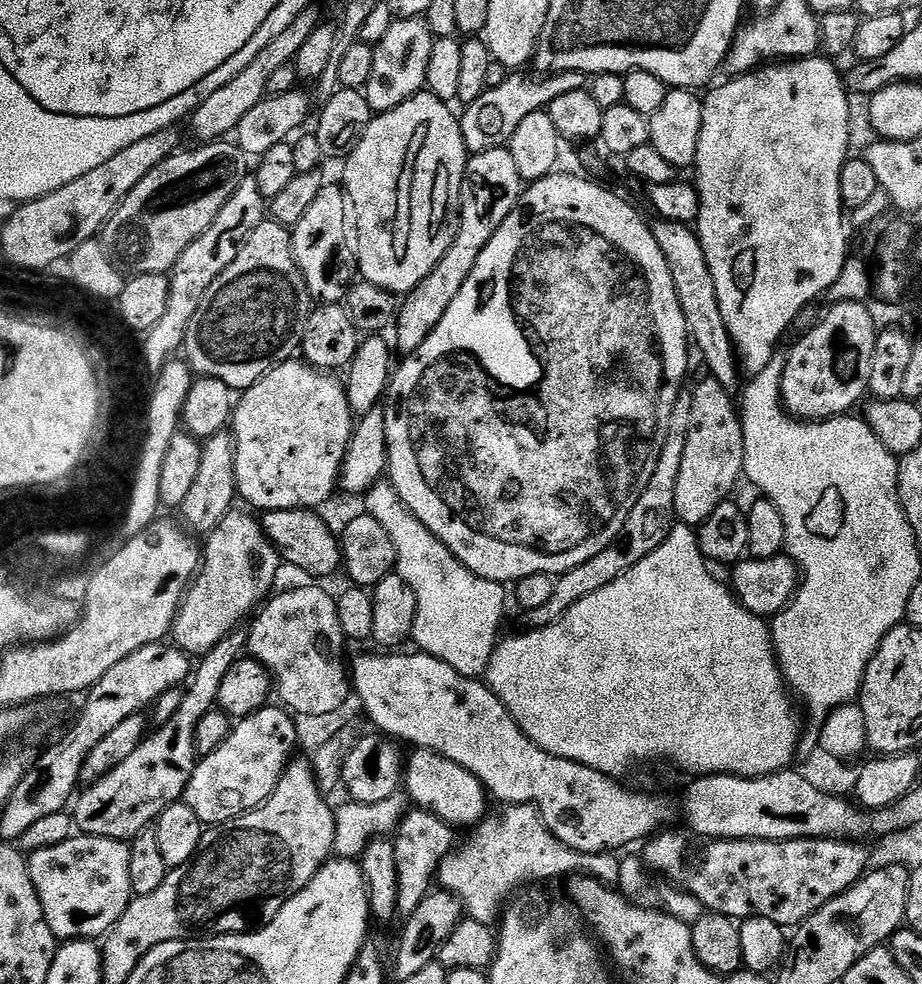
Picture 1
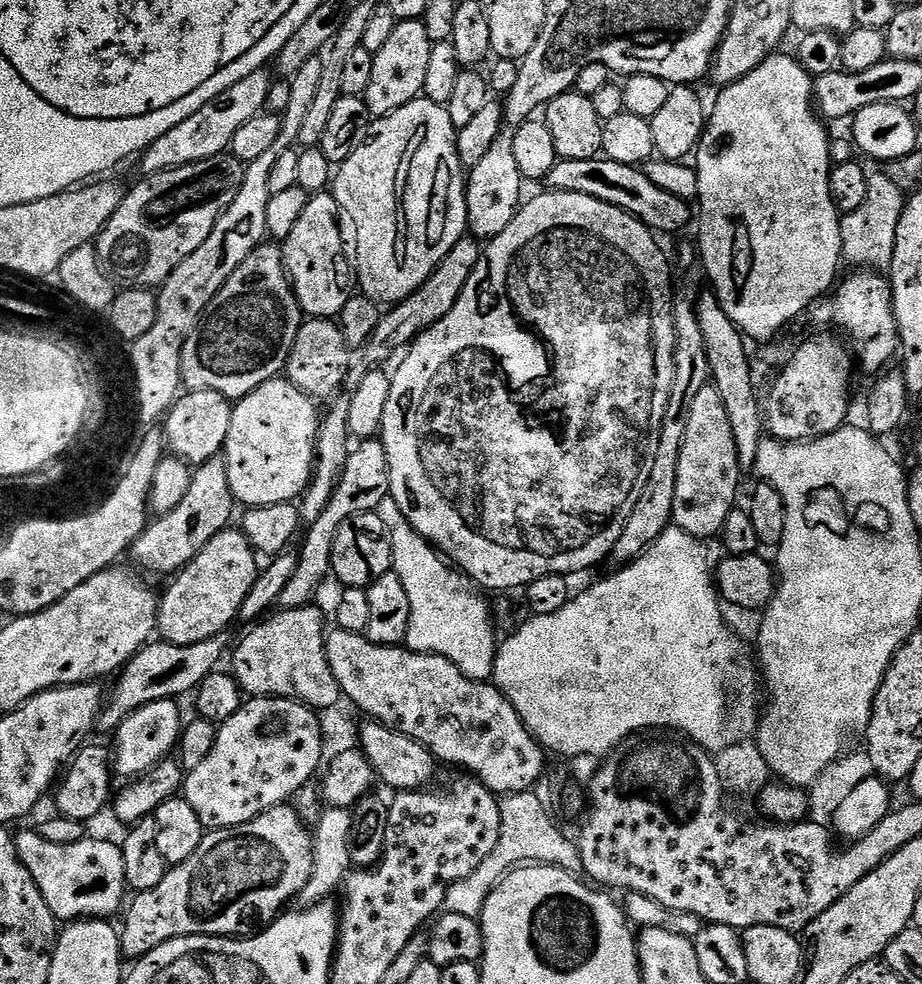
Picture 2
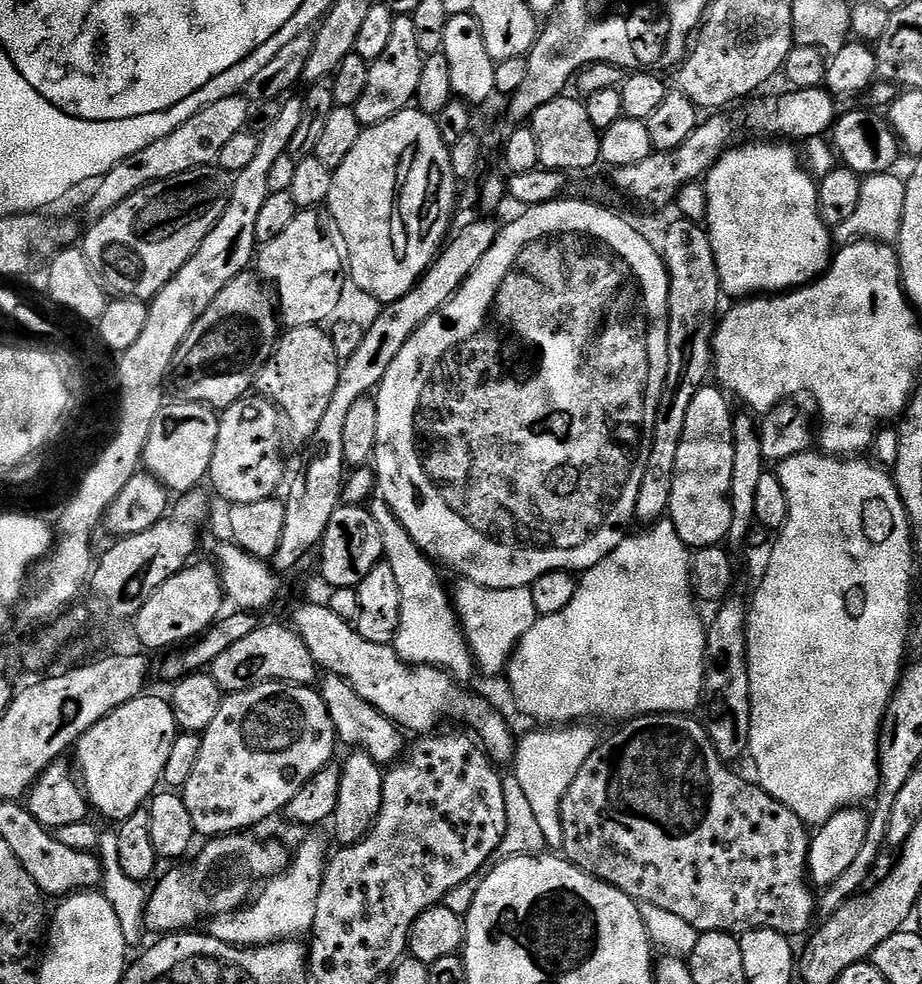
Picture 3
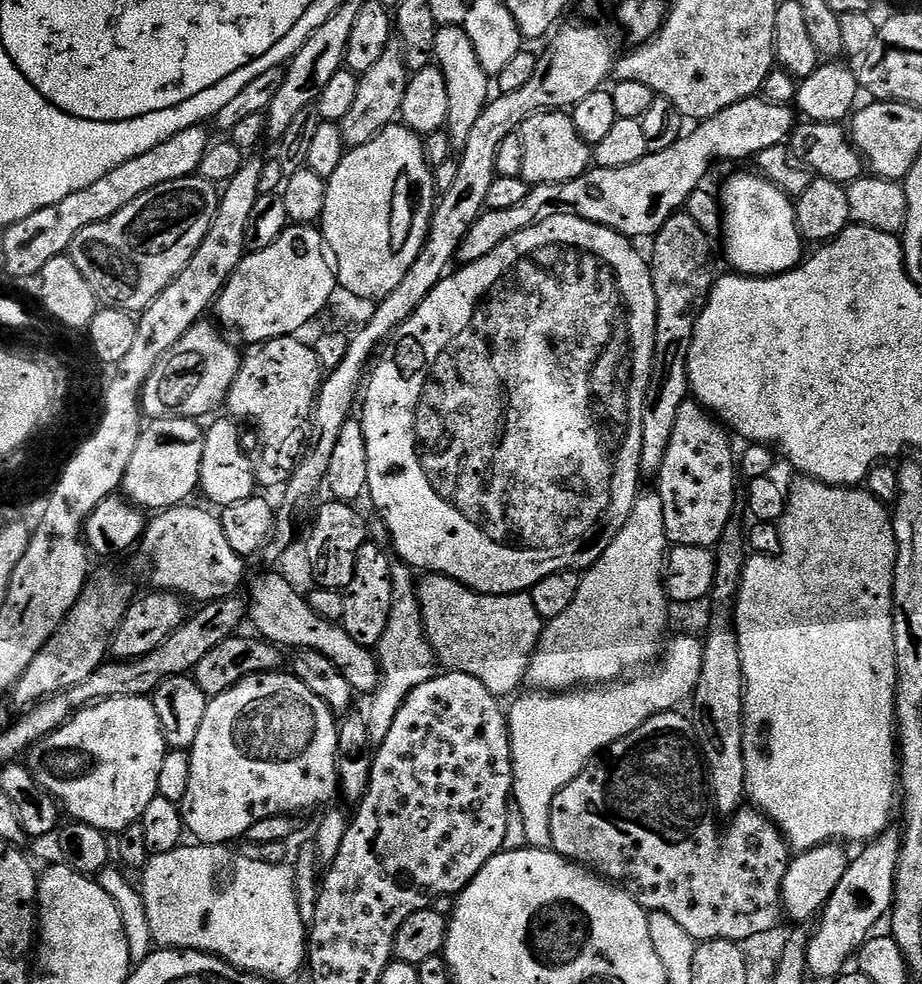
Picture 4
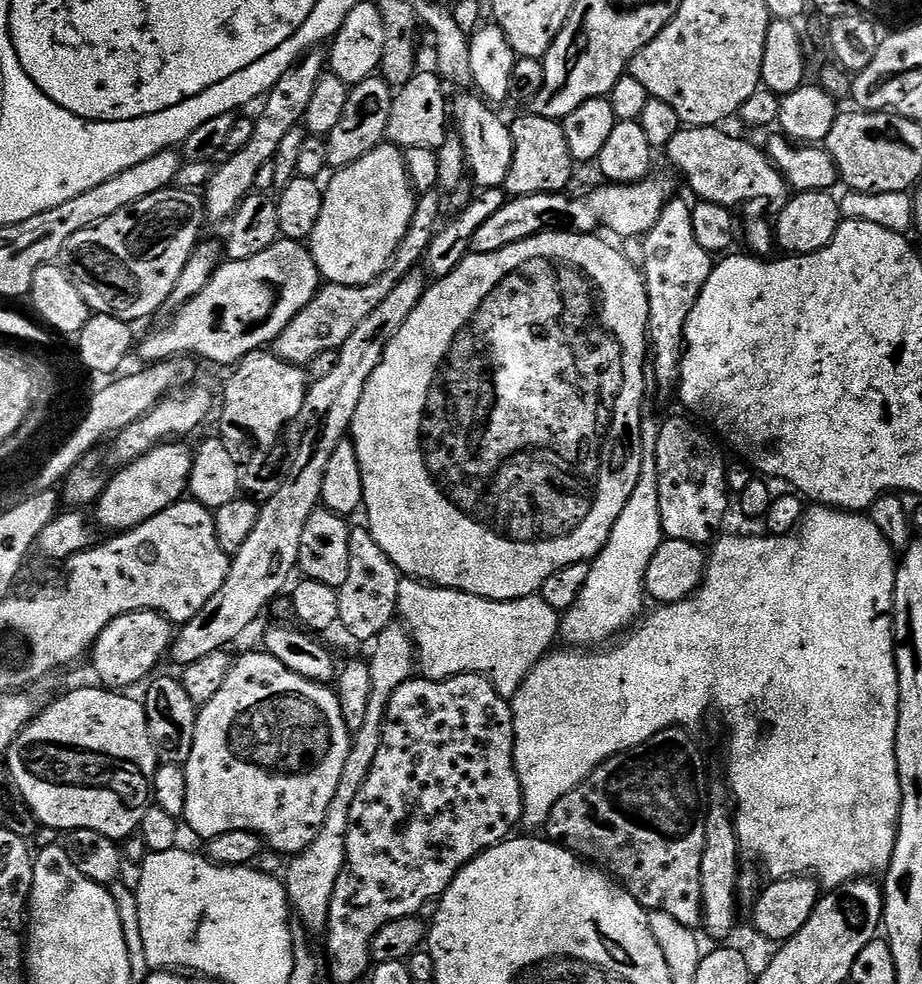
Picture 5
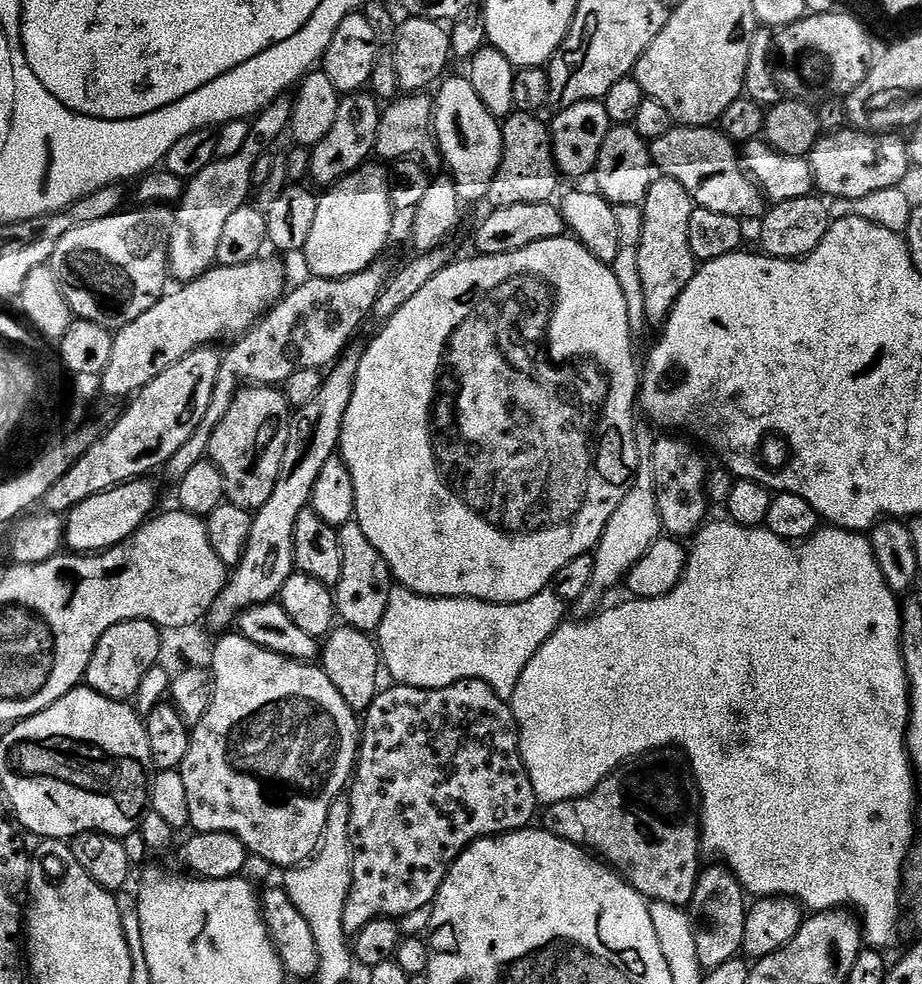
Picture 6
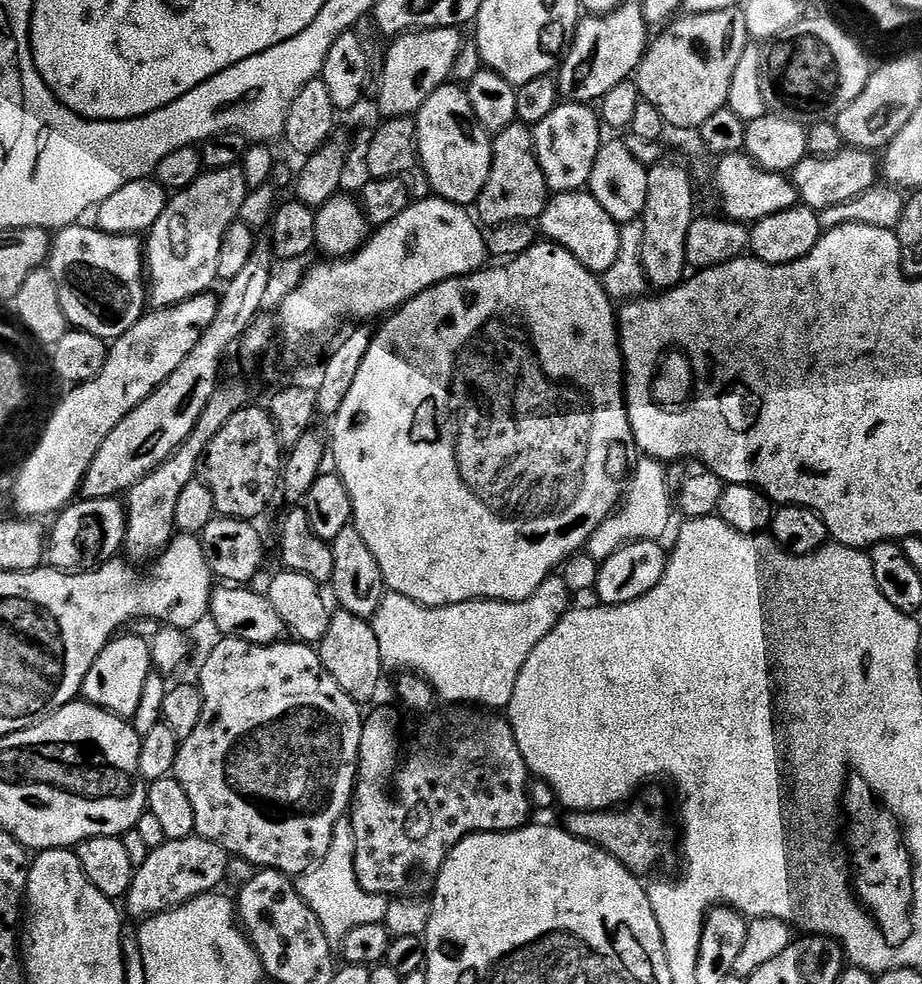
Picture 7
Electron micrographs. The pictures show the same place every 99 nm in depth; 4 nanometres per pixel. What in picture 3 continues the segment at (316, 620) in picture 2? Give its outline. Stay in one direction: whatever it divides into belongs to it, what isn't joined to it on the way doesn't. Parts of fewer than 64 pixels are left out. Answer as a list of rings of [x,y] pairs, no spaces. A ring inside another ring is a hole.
[[[268,624],[257,626],[242,642],[234,642],[230,650],[225,650],[223,654],[218,654],[218,658],[210,665],[210,674],[216,680],[216,685],[220,687],[221,693],[231,694],[233,692],[244,692],[247,688],[252,688],[256,684],[303,684],[312,686],[317,683],[318,669],[312,660],[310,650],[306,650],[306,644],[302,642],[295,628],[280,624]]]

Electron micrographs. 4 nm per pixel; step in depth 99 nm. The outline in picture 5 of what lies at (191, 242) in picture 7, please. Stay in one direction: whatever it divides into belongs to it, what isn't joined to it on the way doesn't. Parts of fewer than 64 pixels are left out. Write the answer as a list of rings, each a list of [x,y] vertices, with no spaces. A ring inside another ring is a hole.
[[[312,50],[300,57],[286,74],[267,93],[260,117],[255,117],[253,138],[240,153],[227,157],[225,168],[217,167],[206,185],[206,216],[209,221],[227,221],[245,196],[255,189],[258,170],[273,163],[282,138],[294,130],[305,119],[305,112],[314,95],[315,87],[326,72],[326,56],[323,51]]]

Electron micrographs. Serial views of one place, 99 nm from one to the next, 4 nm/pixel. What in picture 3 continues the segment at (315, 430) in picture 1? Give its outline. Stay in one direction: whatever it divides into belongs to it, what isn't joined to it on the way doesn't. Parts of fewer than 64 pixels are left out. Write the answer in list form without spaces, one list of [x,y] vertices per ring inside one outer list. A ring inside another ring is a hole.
[[[252,399],[234,402],[219,413],[218,442],[208,476],[217,494],[229,505],[271,500],[277,495],[276,487],[285,483],[284,460],[280,457],[282,417],[271,400]]]

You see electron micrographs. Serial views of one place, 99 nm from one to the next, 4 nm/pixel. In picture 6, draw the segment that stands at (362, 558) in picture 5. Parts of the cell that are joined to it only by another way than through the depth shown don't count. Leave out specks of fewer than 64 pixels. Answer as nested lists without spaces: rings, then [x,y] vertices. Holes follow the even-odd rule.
[[[348,521],[339,527],[339,544],[343,552],[342,578],[334,588],[337,617],[343,625],[356,628],[359,632],[375,633],[386,614],[390,594],[394,587],[392,571],[388,563],[374,550],[370,538],[362,534],[362,526],[355,521]]]

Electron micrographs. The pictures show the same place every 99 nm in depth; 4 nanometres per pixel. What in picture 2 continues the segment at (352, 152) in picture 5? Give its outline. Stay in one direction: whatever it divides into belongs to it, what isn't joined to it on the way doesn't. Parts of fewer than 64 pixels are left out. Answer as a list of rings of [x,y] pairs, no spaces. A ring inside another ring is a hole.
[[[423,19],[397,22],[382,50],[374,54],[370,84],[362,95],[364,105],[368,107],[369,117],[389,116],[411,100],[421,99],[432,46],[433,41],[427,36]]]

